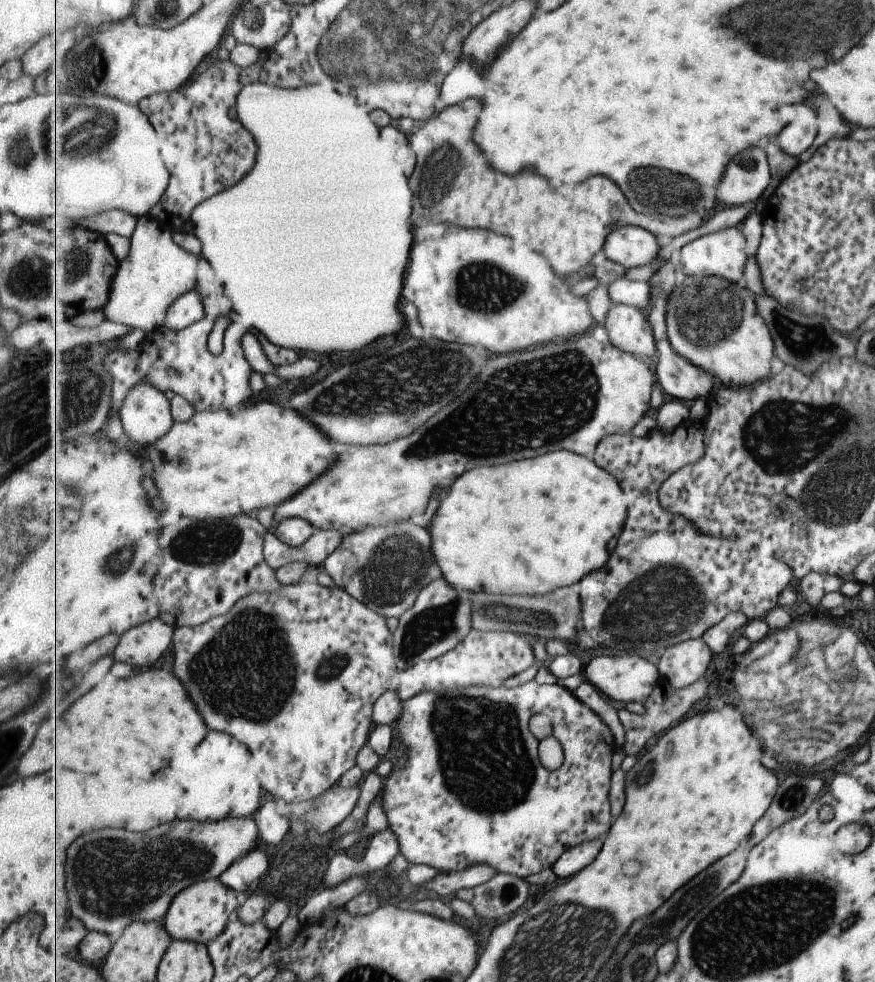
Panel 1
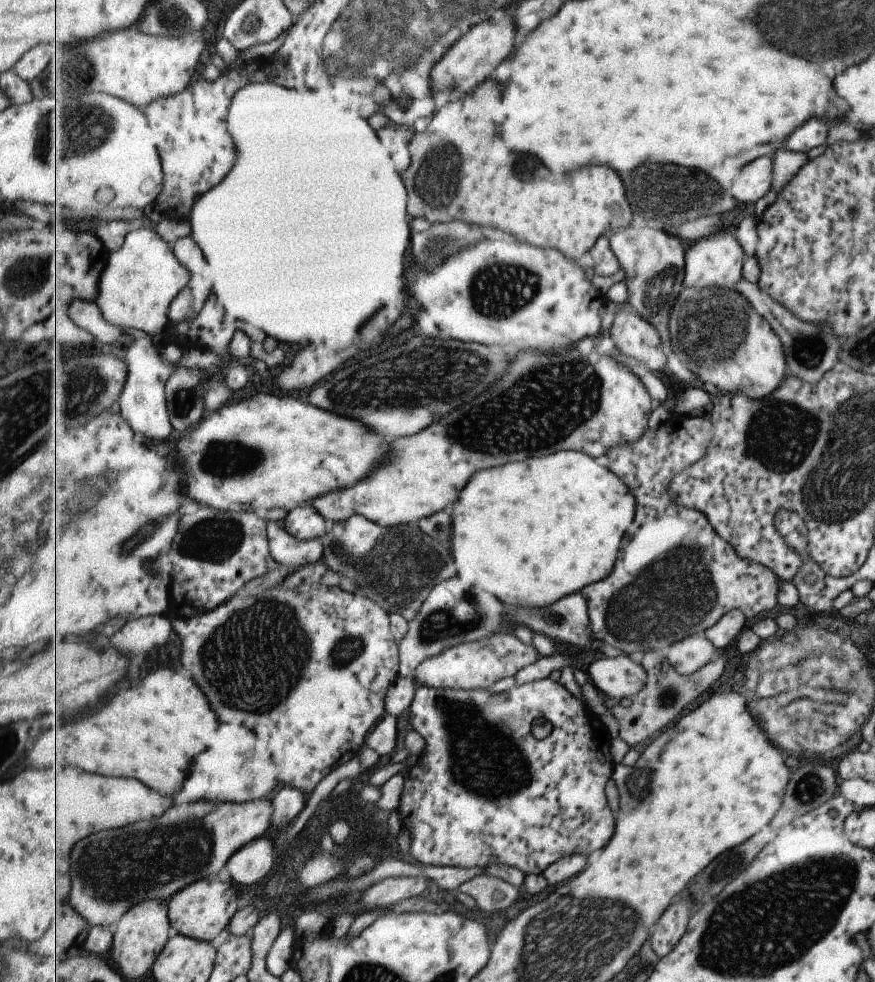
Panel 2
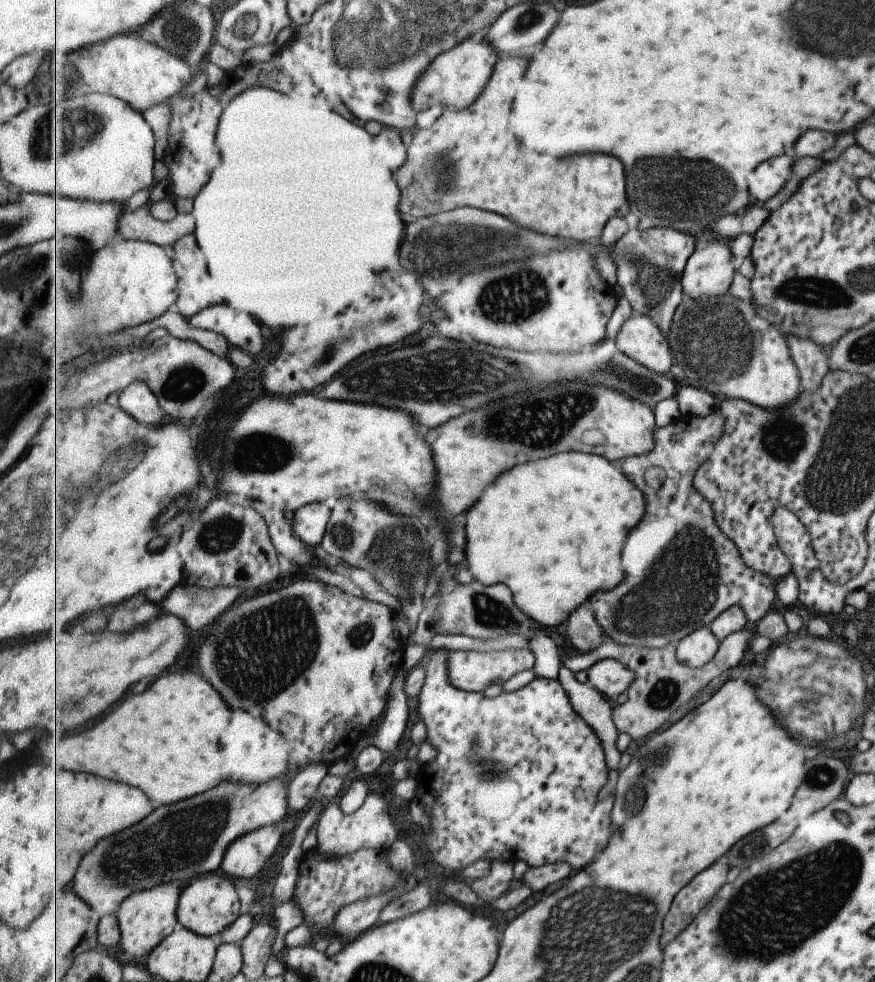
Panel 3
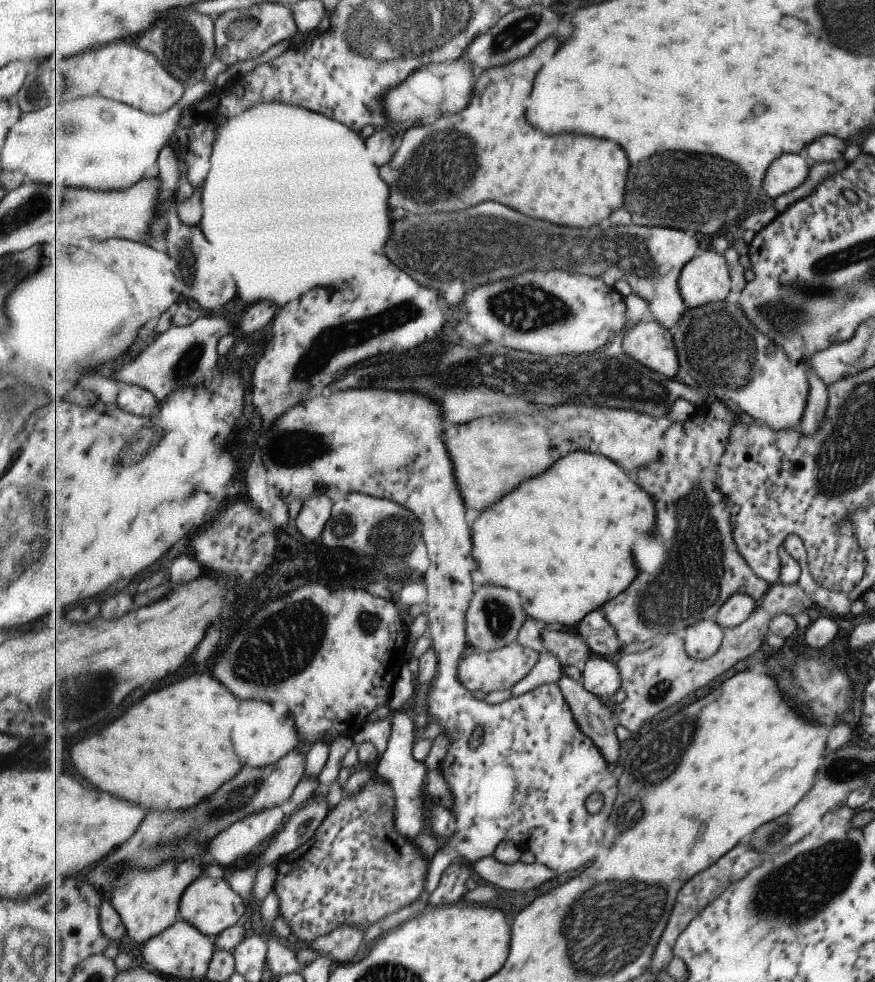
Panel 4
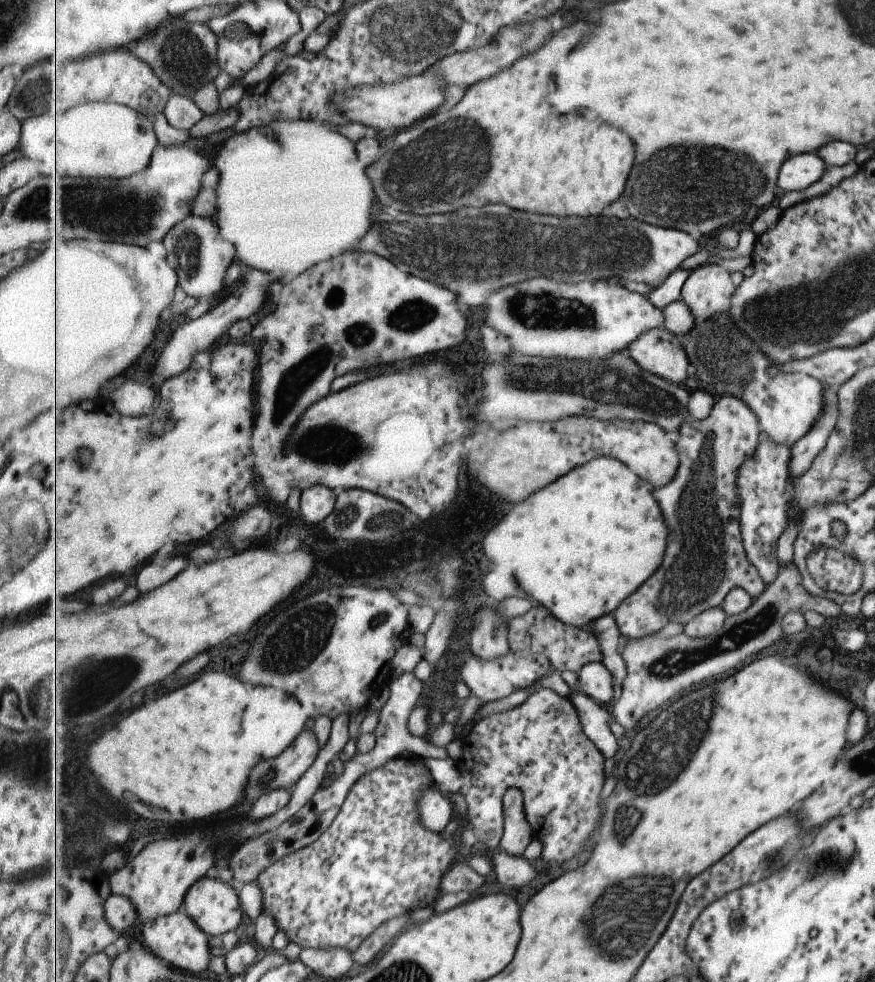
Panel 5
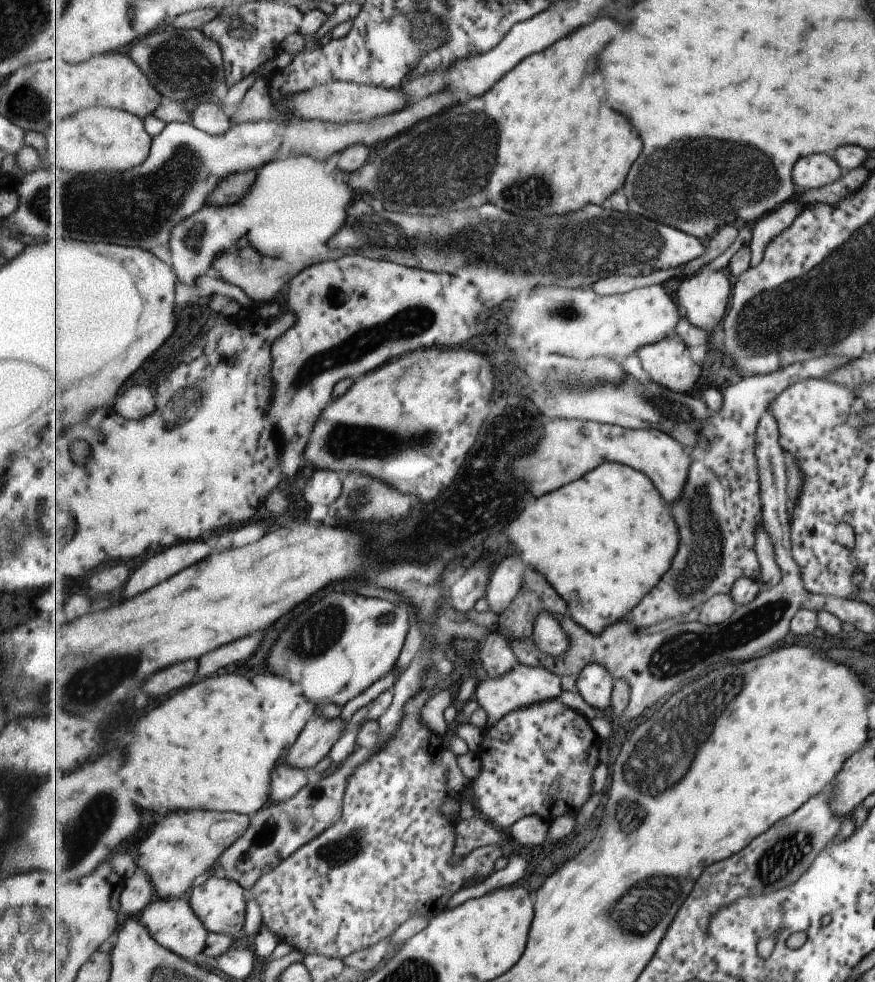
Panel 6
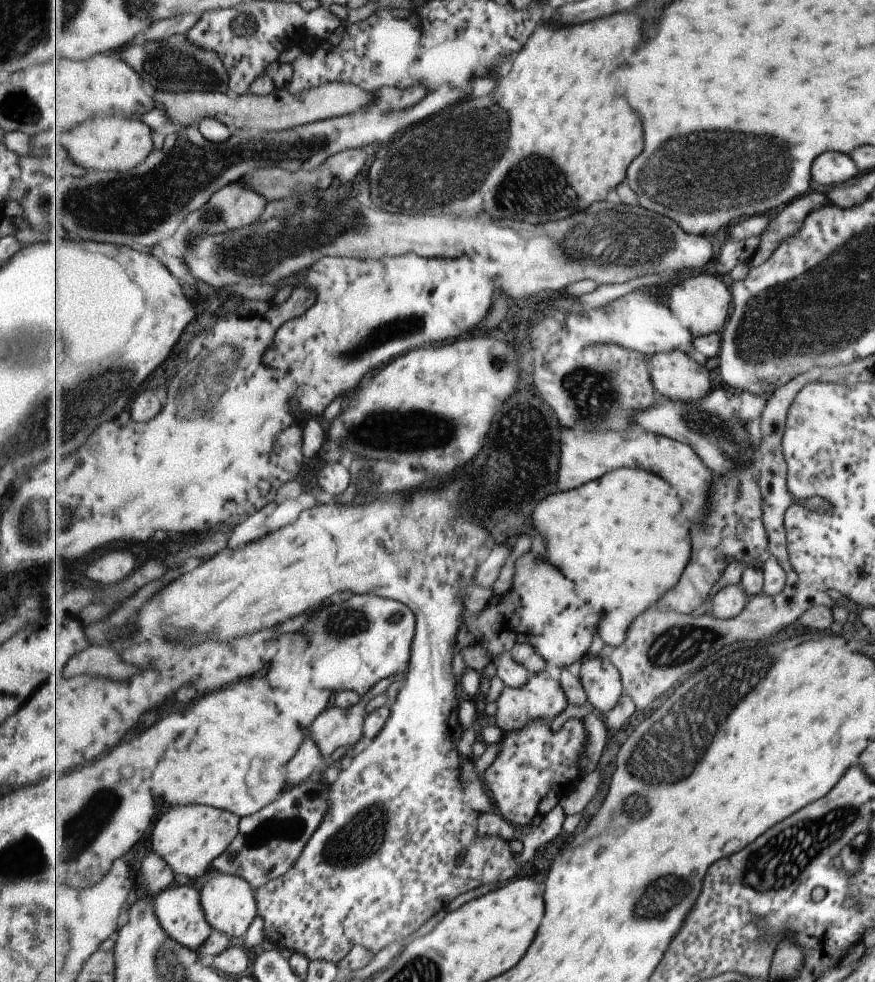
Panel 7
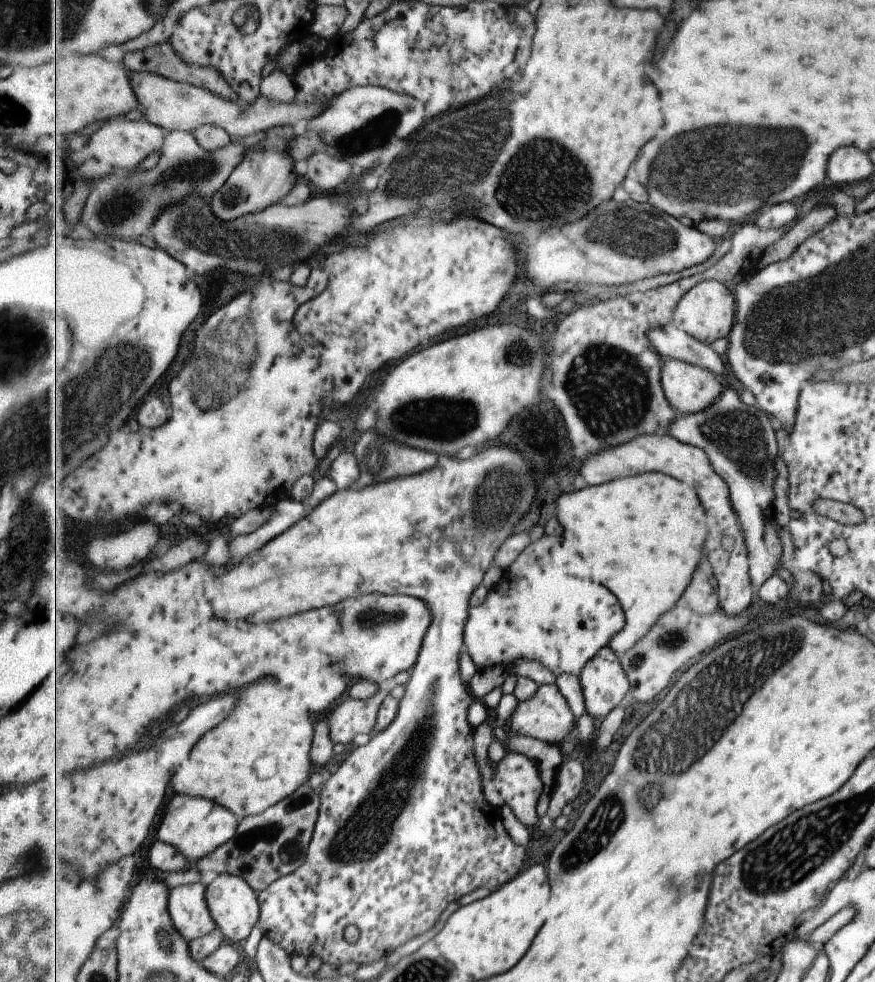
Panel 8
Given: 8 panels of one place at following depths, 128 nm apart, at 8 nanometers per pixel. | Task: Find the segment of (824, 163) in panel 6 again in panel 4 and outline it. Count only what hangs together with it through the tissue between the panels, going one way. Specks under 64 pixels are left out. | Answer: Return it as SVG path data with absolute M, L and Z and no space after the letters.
M785 154L783 158L777 158L769 166L765 182L763 182L766 202L771 204L778 196L787 194L805 184L811 172L812 162L805 154L803 156L801 154Z

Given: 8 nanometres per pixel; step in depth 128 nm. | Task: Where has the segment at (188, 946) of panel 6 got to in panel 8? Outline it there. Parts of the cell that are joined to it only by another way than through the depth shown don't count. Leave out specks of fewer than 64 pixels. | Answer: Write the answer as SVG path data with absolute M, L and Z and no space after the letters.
M206 882L176 886L169 894L169 910L173 924L189 942L217 931L209 910Z

